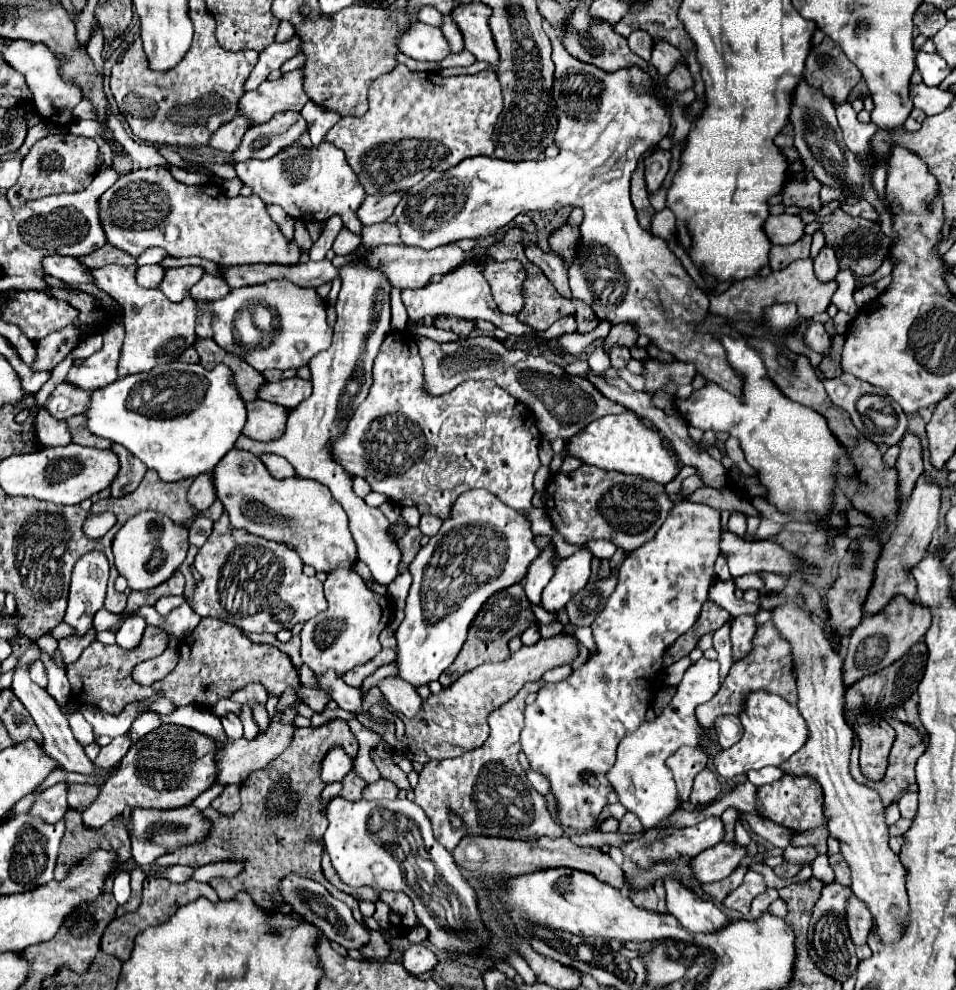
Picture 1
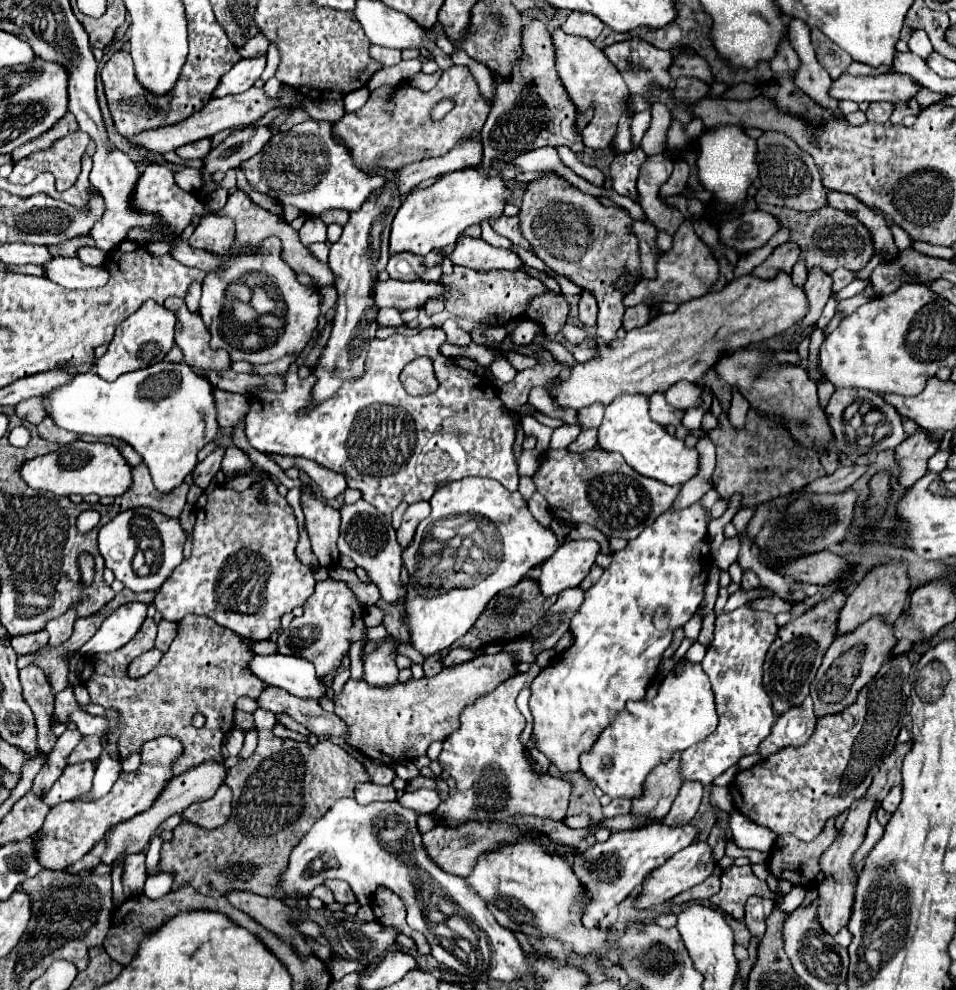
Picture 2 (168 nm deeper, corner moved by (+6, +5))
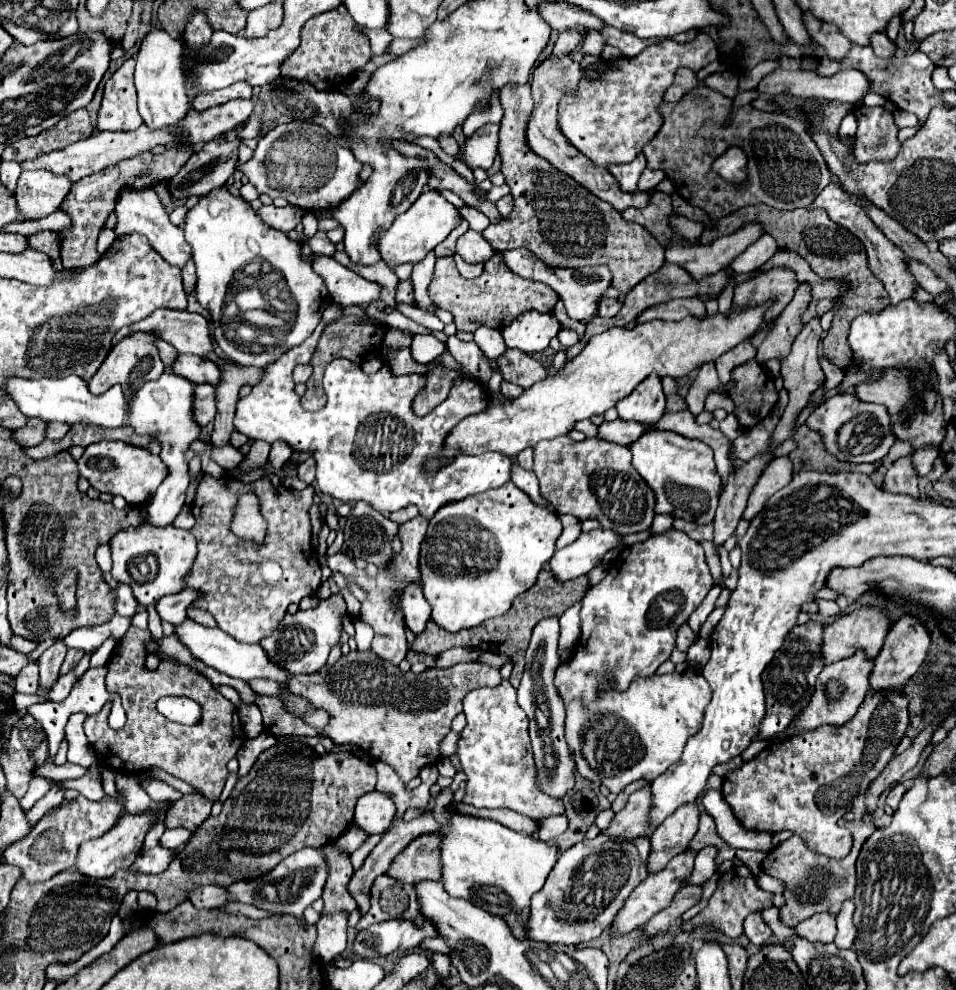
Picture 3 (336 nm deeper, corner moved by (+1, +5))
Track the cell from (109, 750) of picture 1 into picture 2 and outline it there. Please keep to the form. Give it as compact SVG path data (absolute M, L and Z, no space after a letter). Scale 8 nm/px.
M79 762L69 764L61 778L53 784L53 788L43 796L43 802L47 806L57 806L65 800L75 800L77 796L91 790L93 780L93 762Z

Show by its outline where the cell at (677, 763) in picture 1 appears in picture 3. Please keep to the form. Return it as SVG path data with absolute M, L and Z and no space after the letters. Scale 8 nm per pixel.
M650 784L636 790L622 812L618 812L604 834L634 838L650 832L650 808L652 808L652 790Z

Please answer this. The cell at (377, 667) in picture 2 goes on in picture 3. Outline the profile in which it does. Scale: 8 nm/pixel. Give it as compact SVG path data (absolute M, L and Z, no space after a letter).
M416 516L408 522L404 522L400 526L400 532L398 532L398 538L402 540L402 552L394 556L392 564L388 570L380 570L376 578L368 578L364 570L358 570L354 566L354 562L344 556L342 552L334 554L334 556L324 556L322 562L332 570L332 572L340 572L344 574L346 578L354 578L358 582L360 588L364 588L367 593L367 598L362 602L362 610L360 610L360 618L364 622L368 622L372 628L374 628L374 640L372 640L372 652L386 660L386 662L392 662L394 666L398 666L404 658L406 658L406 634L404 634L404 616L402 616L402 610L398 601L396 600L396 594L398 593L408 582L414 582L414 580L420 580L420 572L418 572L418 552L420 552L420 542L424 540L424 534L426 534L426 528L428 528L428 520L424 516Z

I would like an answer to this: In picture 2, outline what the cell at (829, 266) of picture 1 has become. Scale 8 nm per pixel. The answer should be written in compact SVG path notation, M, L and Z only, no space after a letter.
M819 268L809 272L809 280L803 286L805 288L805 296L809 300L809 312L805 314L805 320L801 320L801 326L795 328L793 336L803 336L803 332L819 320L819 316L823 312L823 306L827 304L827 300L831 296L831 284L833 282L831 282L829 274L821 272Z

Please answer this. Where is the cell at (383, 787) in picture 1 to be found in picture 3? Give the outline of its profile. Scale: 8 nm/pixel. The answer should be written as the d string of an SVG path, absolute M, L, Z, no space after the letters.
M372 790L358 798L354 824L366 828L366 834L380 834L384 832L396 814L396 804L390 794Z

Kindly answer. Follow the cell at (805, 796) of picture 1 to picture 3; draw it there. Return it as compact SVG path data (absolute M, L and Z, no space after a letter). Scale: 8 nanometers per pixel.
M876 690L866 696L854 718L842 726L820 726L816 730L802 732L798 736L790 736L780 740L778 744L770 744L762 750L754 760L744 762L742 768L730 772L724 778L722 796L730 804L736 818L750 830L760 832L782 832L788 830L800 836L812 852L844 858L852 848L852 834L846 828L840 828L836 820L840 820L852 806L852 800L864 794L874 778L886 768L900 740L904 738L908 728L908 698L900 690Z

